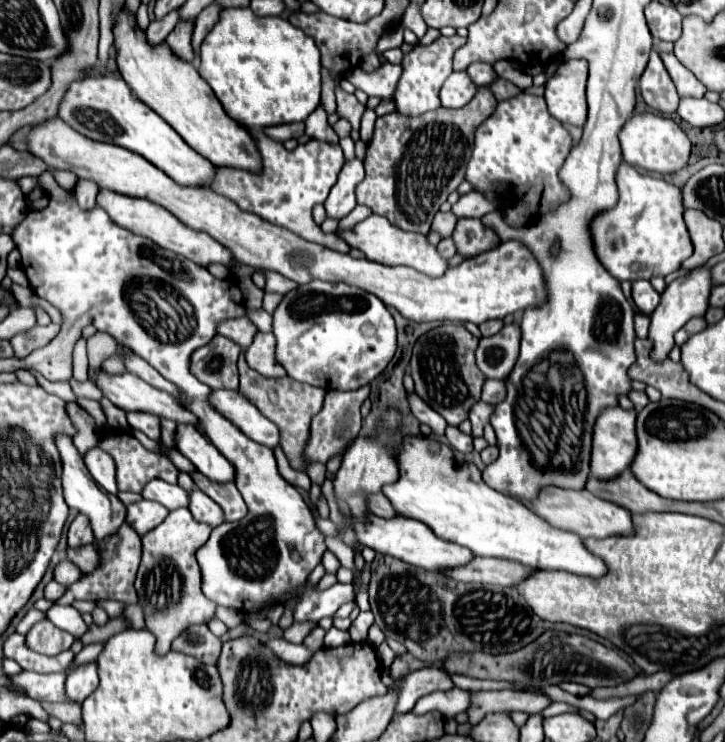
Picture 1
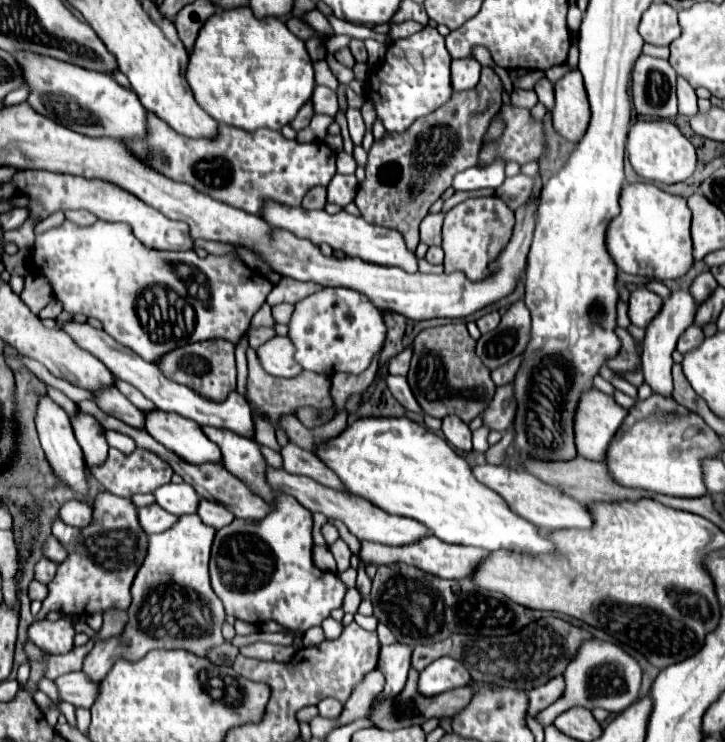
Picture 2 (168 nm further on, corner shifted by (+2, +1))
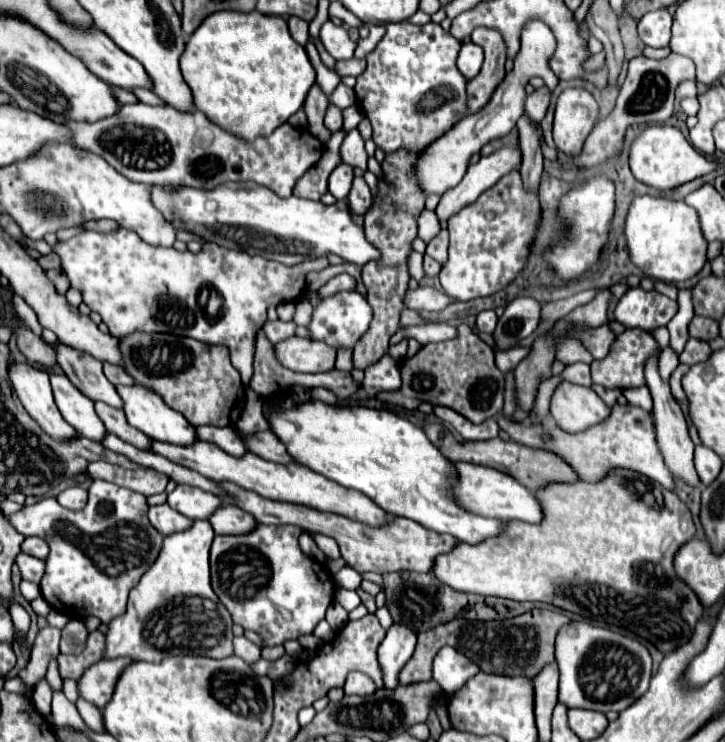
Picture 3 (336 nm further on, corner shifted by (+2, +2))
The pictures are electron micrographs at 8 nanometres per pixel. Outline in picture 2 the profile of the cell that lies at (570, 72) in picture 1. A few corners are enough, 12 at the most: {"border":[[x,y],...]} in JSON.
{"border":[[583,76],[555,82],[553,128],[569,142],[583,138],[591,118]]}

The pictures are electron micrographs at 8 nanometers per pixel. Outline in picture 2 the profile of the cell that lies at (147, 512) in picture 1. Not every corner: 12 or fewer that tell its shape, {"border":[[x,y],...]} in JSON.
{"border":[[159,504],[139,508],[139,522],[147,534],[169,530],[177,516]]}

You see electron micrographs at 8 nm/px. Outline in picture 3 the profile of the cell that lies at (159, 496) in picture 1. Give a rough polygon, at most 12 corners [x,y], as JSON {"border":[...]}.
{"border":[[177,485],[167,495],[189,519],[207,519],[223,501],[191,485]]}

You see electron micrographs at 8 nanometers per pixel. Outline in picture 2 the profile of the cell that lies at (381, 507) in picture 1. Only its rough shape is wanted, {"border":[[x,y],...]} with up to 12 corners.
{"border":[[281,446],[283,468],[329,488],[345,490],[313,452]]}

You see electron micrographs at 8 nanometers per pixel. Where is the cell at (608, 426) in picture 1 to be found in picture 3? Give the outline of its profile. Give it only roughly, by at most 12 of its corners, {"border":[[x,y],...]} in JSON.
{"border":[[561,383],[551,415],[581,433],[605,421],[611,407],[591,387]]}

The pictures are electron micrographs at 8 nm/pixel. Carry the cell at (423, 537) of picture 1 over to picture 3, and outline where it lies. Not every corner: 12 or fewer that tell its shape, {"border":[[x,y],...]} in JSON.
{"border":[[153,441],[153,453],[265,499],[385,527],[367,495],[301,465],[207,441]]}

